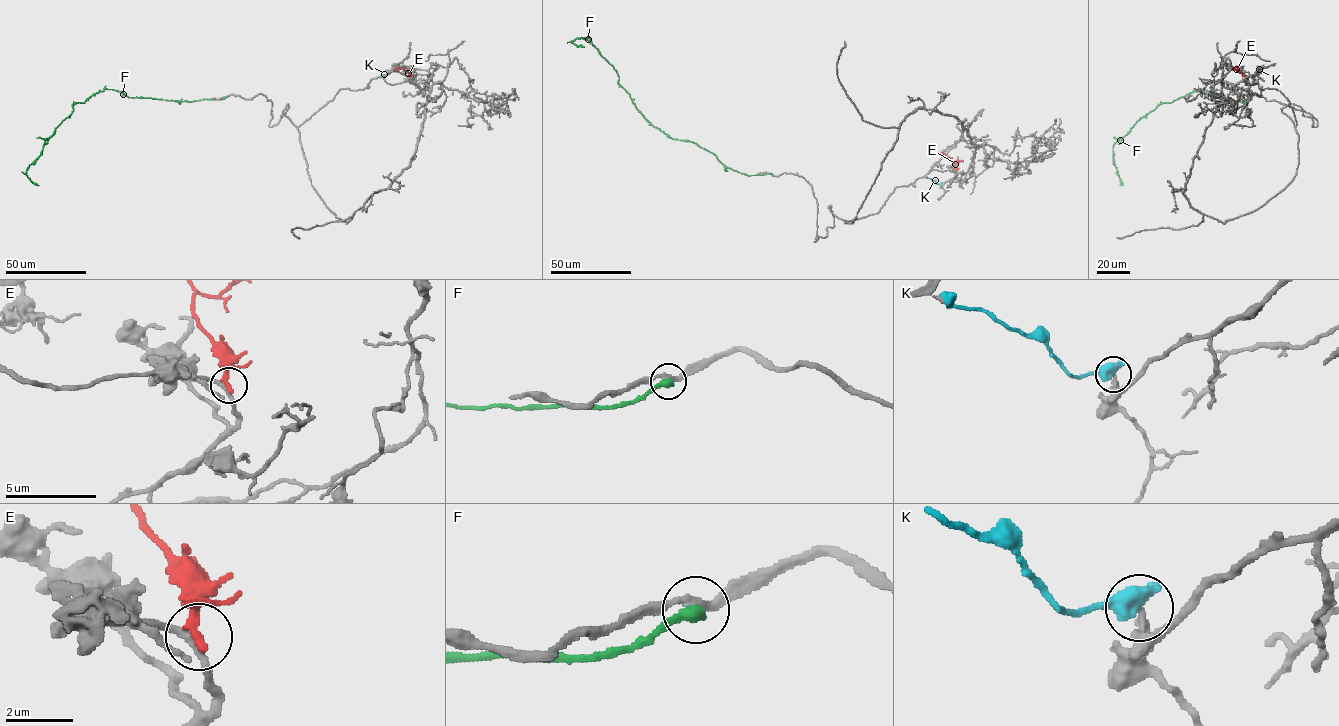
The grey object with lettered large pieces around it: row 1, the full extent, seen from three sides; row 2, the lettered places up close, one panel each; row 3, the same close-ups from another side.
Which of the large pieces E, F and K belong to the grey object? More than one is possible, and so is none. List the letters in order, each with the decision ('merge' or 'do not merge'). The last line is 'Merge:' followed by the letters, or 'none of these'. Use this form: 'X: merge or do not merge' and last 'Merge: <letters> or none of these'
E: do not merge
F: do not merge
K: do not merge
Merge: none of these

